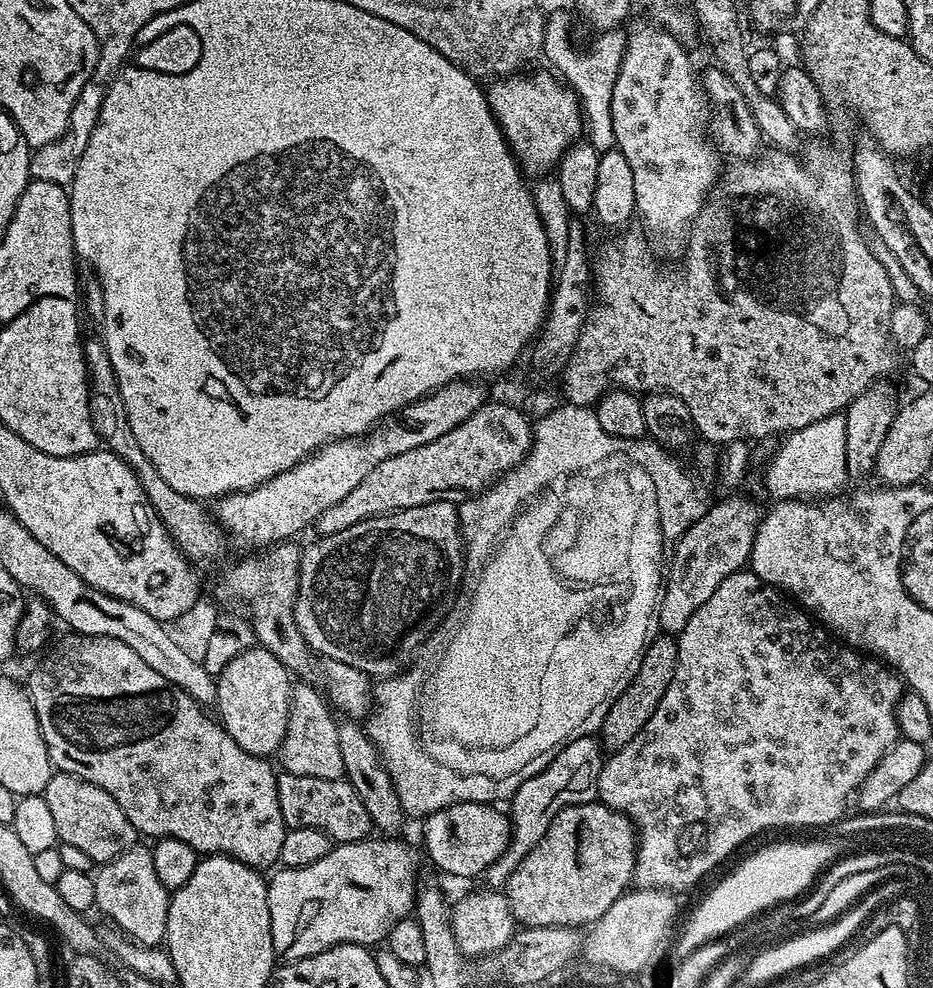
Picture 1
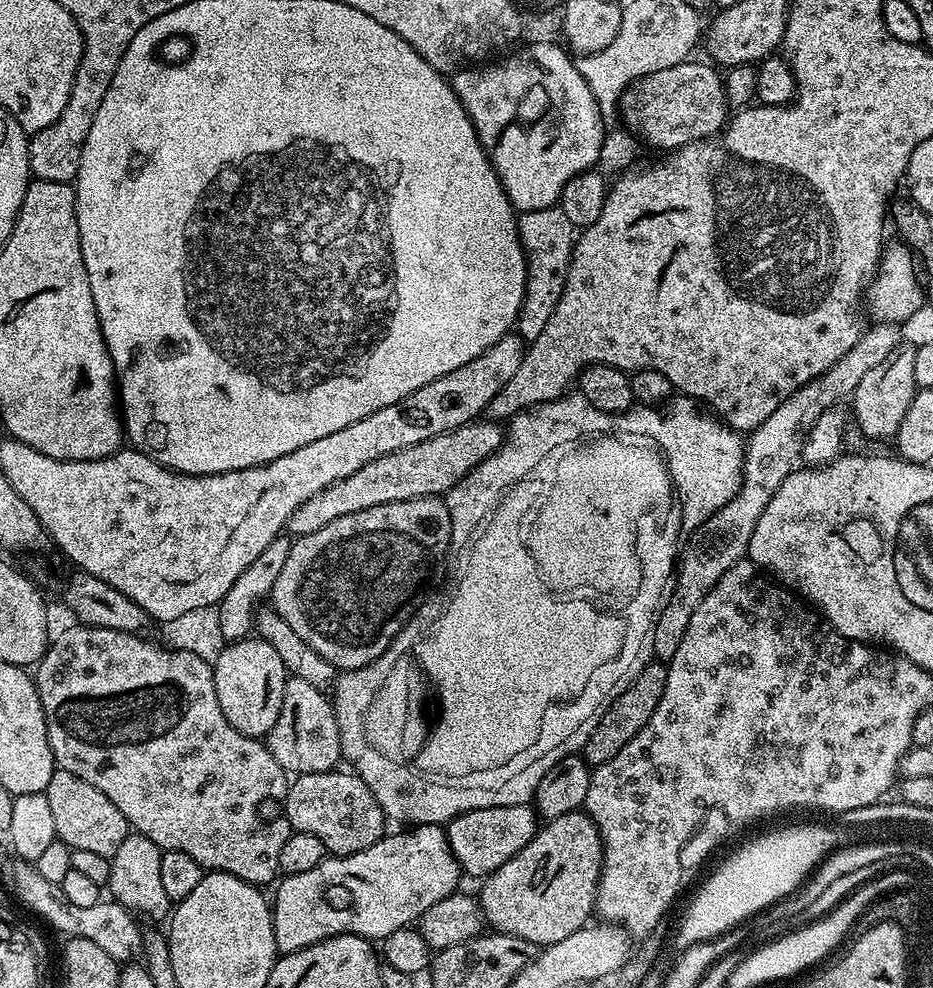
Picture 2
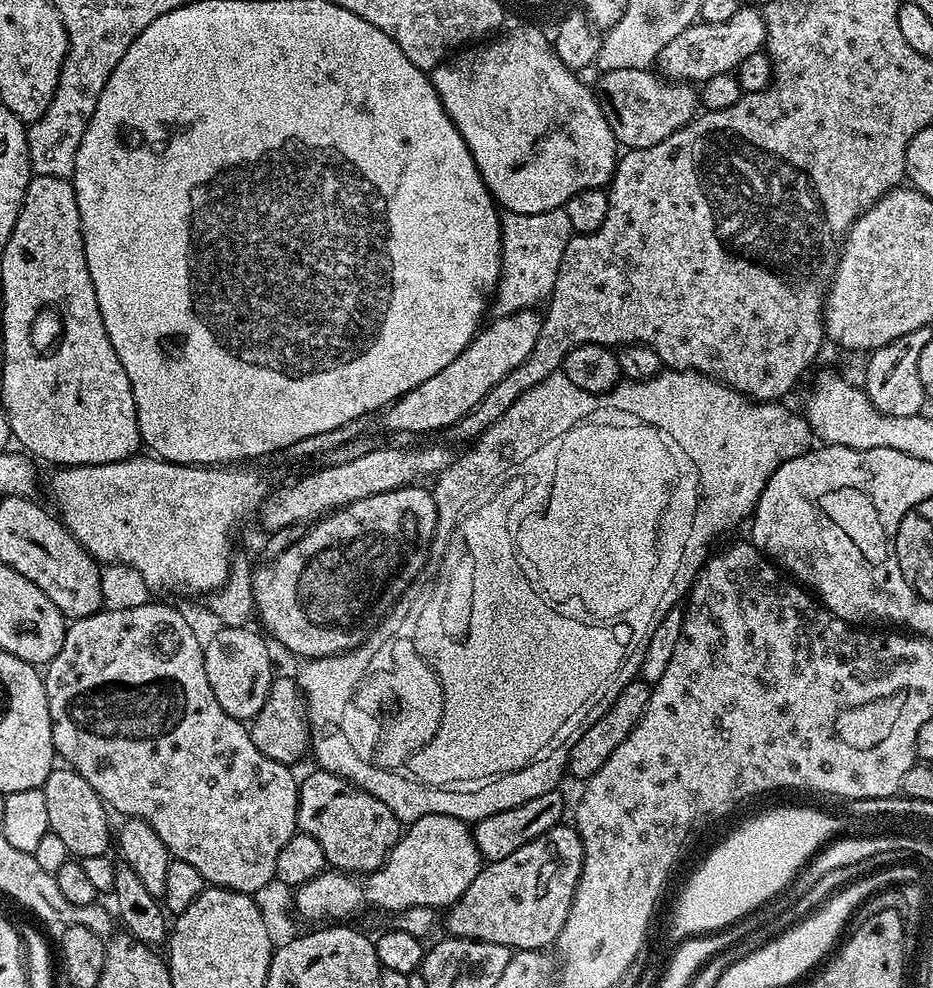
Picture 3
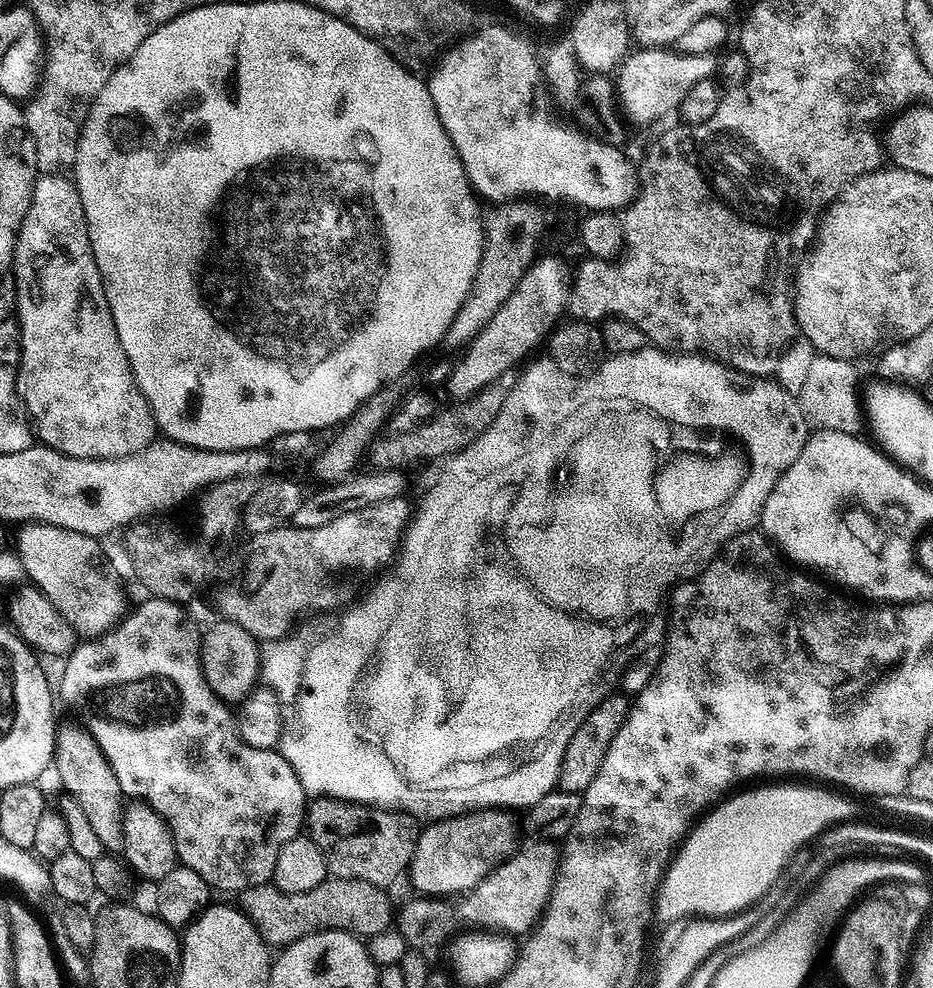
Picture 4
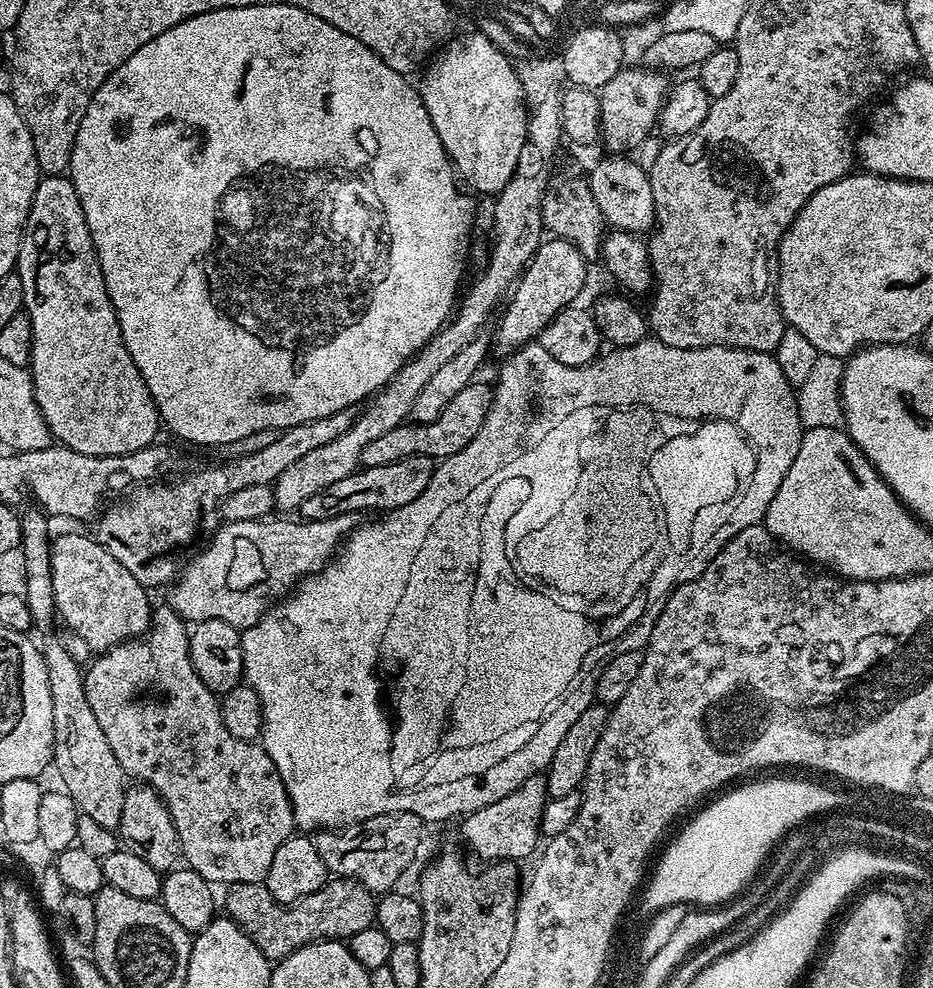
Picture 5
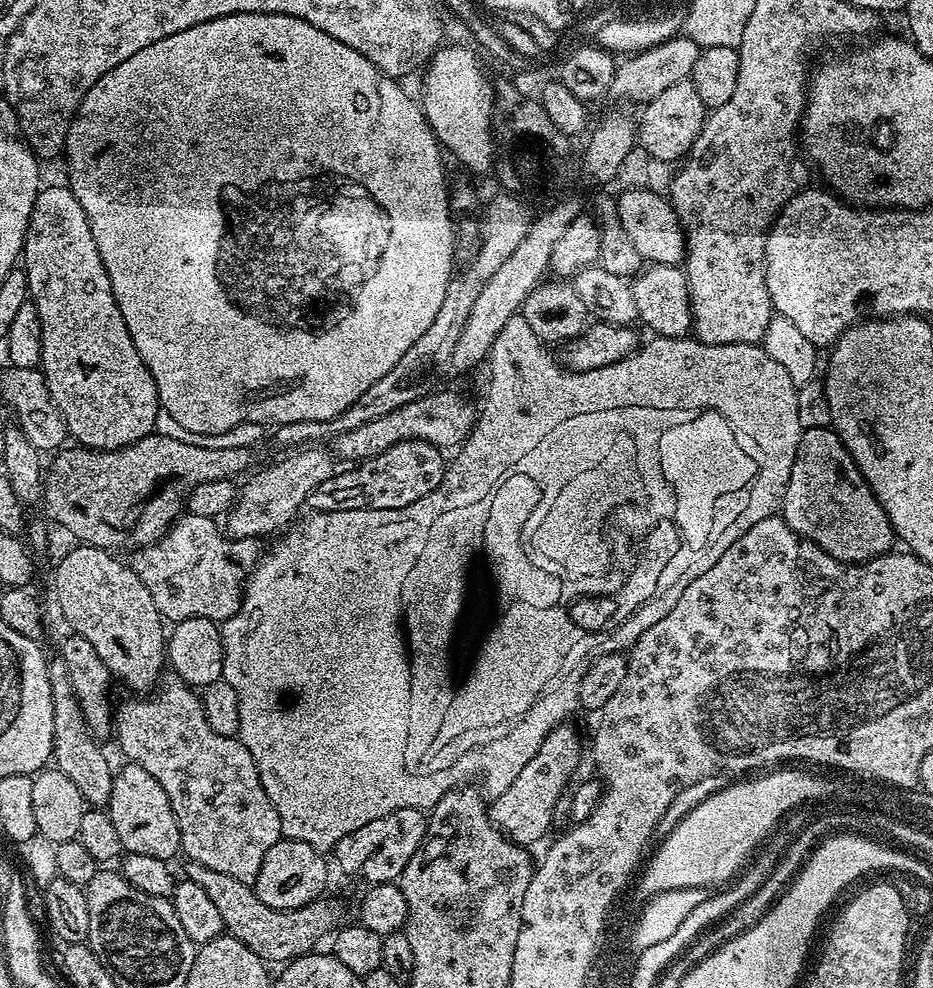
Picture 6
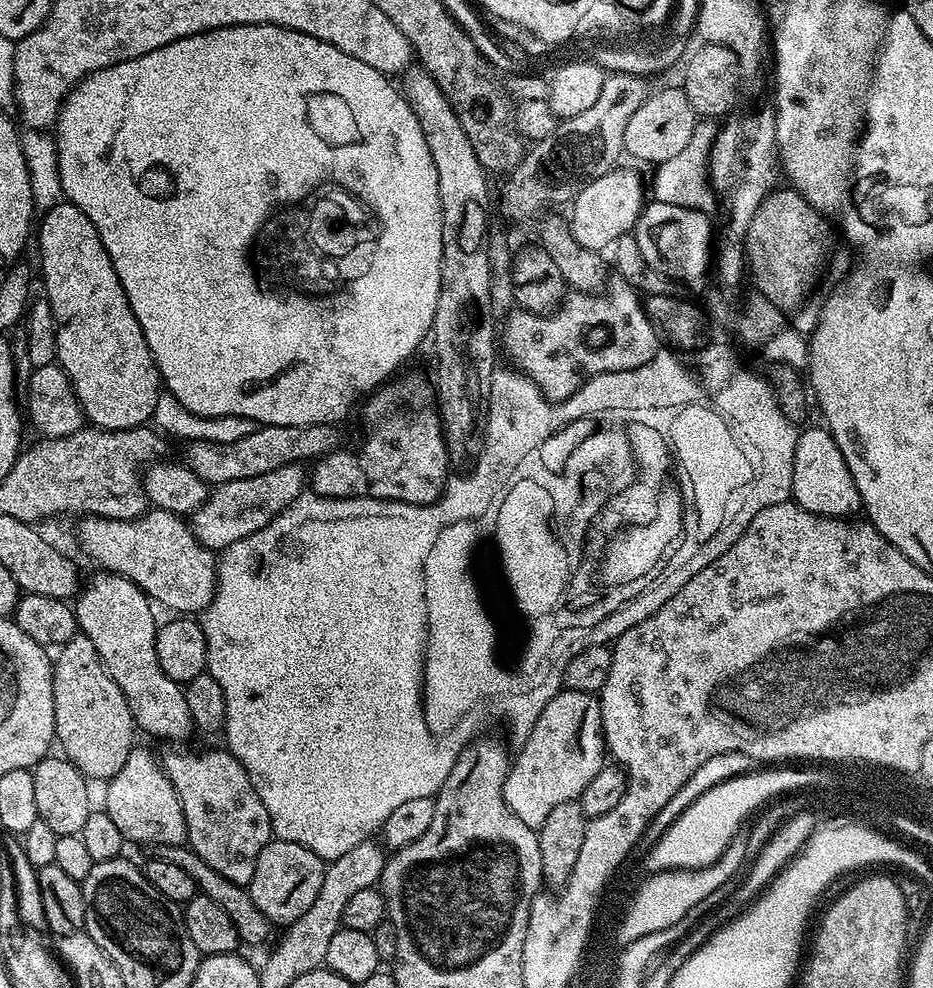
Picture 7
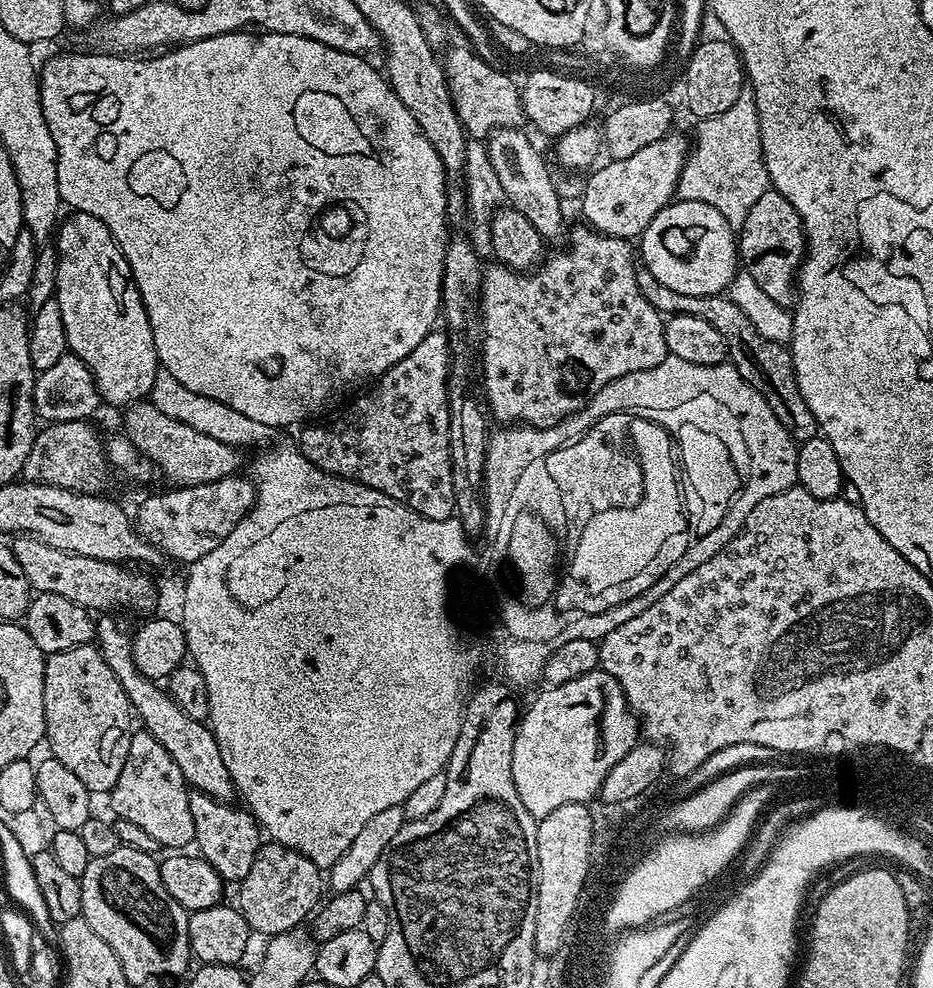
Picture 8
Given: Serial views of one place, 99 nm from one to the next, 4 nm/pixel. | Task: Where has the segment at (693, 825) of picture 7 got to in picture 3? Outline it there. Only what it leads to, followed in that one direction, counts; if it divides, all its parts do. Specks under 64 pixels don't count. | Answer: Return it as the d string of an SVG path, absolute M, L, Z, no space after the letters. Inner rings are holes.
M772 808L769 812L760 812L757 816L749 818L745 824L740 824L728 837L725 838L721 844L716 844L708 852L708 857L693 870L688 876L688 881L684 884L684 889L680 892L680 897L676 900L676 905L672 908L672 932L676 935L677 941L688 939L690 936L698 936L710 932L719 932L720 929L728 927L729 924L734 924L738 920L744 919L748 913L757 911L762 904L766 903L771 896L776 896L780 891L787 889L792 881L795 879L797 873L804 865L816 855L820 849L823 849L829 842L837 839L845 830L844 824L836 816L831 816L828 812L819 812L816 808Z

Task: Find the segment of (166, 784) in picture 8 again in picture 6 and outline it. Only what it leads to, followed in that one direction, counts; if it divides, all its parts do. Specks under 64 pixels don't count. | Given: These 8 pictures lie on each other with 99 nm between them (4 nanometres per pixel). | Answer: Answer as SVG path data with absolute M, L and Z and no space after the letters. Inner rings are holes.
M135 762L123 766L125 768L121 772L119 769L113 778L112 796L108 800L106 811L110 822L114 822L114 827L118 830L118 838L122 838L124 852L150 854L150 858L171 861L172 855L181 851L180 827L166 790L162 790L154 774L149 774Z

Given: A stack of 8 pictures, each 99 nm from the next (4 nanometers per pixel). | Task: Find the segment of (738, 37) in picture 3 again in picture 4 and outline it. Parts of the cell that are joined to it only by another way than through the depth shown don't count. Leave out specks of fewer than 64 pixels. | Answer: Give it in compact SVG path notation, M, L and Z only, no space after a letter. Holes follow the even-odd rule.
M672 46L641 47L636 51L625 56L618 69L620 78L617 77L615 87L623 115L636 124L652 124L667 112L675 113L692 87L703 80L713 79L718 68L717 57L710 52L686 54Z

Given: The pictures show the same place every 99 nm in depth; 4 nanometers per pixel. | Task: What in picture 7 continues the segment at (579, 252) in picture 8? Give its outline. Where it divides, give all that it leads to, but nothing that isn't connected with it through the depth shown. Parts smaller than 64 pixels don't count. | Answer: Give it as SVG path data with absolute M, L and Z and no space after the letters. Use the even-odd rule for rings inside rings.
M619 278L613 279L603 294L572 290L565 295L560 307L547 316L516 310L503 324L502 344L508 347L508 356L513 360L509 361L525 376L529 376L540 387L541 394L550 401L570 398L570 394L574 394L587 380L598 374L646 366L646 362L654 359L662 348L656 328L644 313L641 297L635 288Z

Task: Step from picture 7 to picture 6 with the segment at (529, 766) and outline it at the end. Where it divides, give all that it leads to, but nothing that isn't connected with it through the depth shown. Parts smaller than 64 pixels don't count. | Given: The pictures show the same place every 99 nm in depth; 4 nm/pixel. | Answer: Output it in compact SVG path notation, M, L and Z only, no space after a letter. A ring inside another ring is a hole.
M561 722L545 740L537 743L534 758L526 762L522 774L518 774L518 778L514 778L514 782L507 784L500 795L491 801L492 823L515 844L533 846L532 844L538 843L543 838L544 831L551 826L552 811L555 810L564 787L566 792L573 783L572 775L579 764L580 740L568 722Z

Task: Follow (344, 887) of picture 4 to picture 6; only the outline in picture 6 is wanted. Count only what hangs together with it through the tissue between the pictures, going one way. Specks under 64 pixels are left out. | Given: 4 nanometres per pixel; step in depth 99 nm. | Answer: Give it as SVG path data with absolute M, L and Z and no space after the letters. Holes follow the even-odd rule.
M193 860L185 861L184 864L183 875L188 880L197 882L213 899L214 906L222 913L227 933L238 938L266 964L274 962L276 966L283 966L289 960L309 955L323 936L331 937L345 923L344 908L336 900L321 898L294 910L273 910L258 898L253 885L241 882L230 874L211 870Z

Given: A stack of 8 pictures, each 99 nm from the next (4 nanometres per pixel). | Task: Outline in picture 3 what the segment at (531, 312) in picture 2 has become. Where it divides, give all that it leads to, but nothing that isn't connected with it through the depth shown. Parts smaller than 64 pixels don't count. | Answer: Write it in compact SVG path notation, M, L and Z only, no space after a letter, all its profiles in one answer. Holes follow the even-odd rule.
M564 208L530 215L503 211L500 229L500 278L490 302L493 317L509 316L514 312L533 309L538 306L536 304L542 301L545 303L551 297L562 256L574 235L570 218Z

